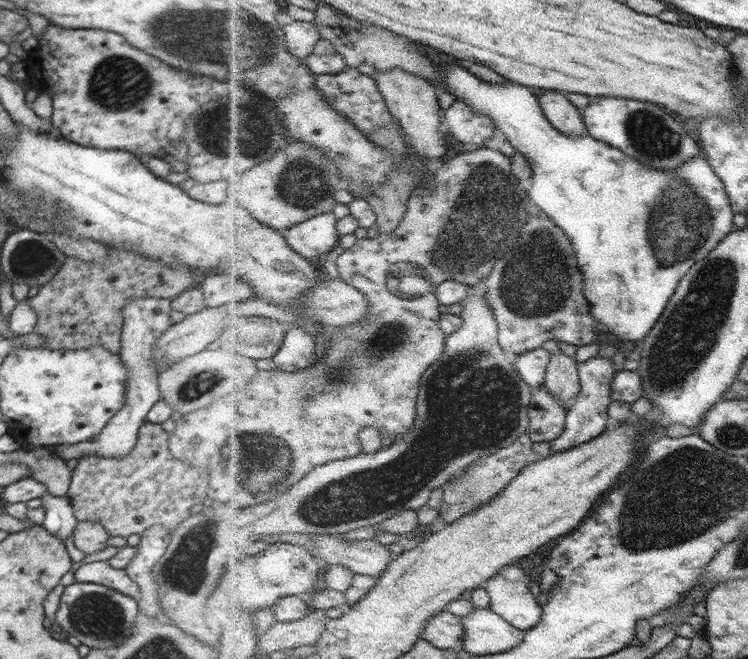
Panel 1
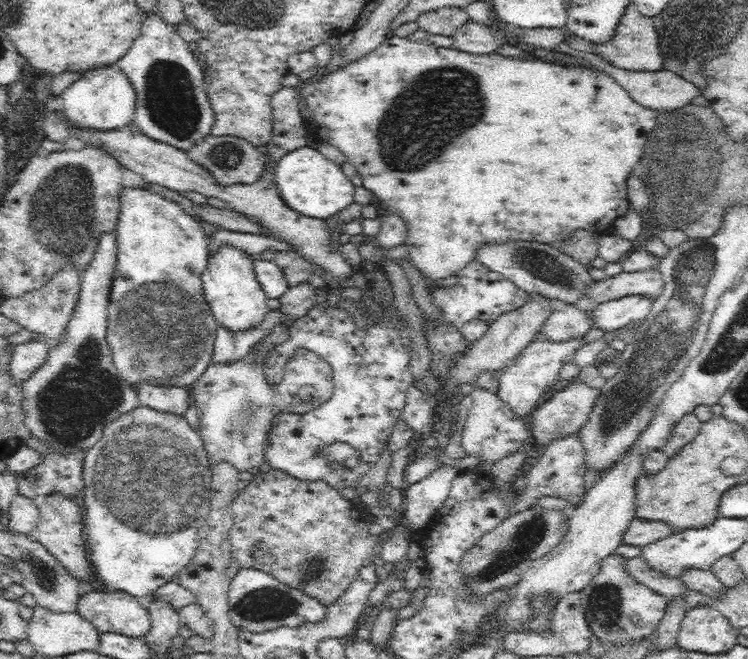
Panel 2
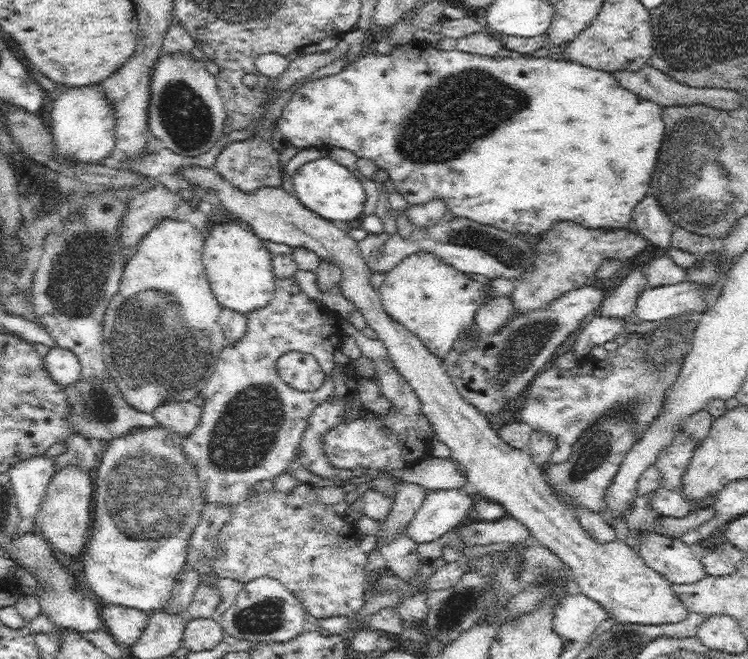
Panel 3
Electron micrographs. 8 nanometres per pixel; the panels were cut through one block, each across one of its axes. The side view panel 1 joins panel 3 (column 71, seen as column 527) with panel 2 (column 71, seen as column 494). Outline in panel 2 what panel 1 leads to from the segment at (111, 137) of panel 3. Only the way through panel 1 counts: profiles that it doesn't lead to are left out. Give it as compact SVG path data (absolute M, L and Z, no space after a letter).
M116 64L104 66L104 68L94 68L84 72L84 76L73 82L61 95L63 100L65 116L72 122L77 122L81 128L111 130L122 128L135 120L135 110L137 106L137 92L133 87L133 82L128 75Z

